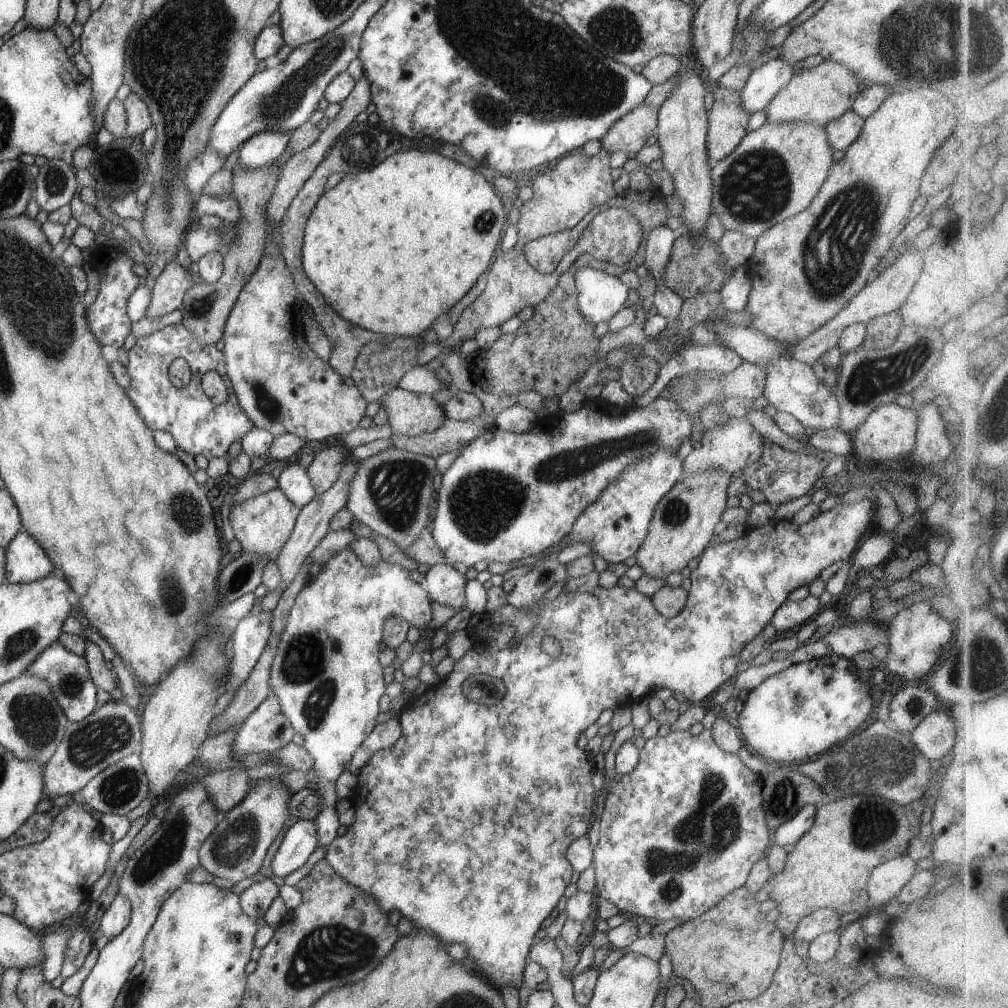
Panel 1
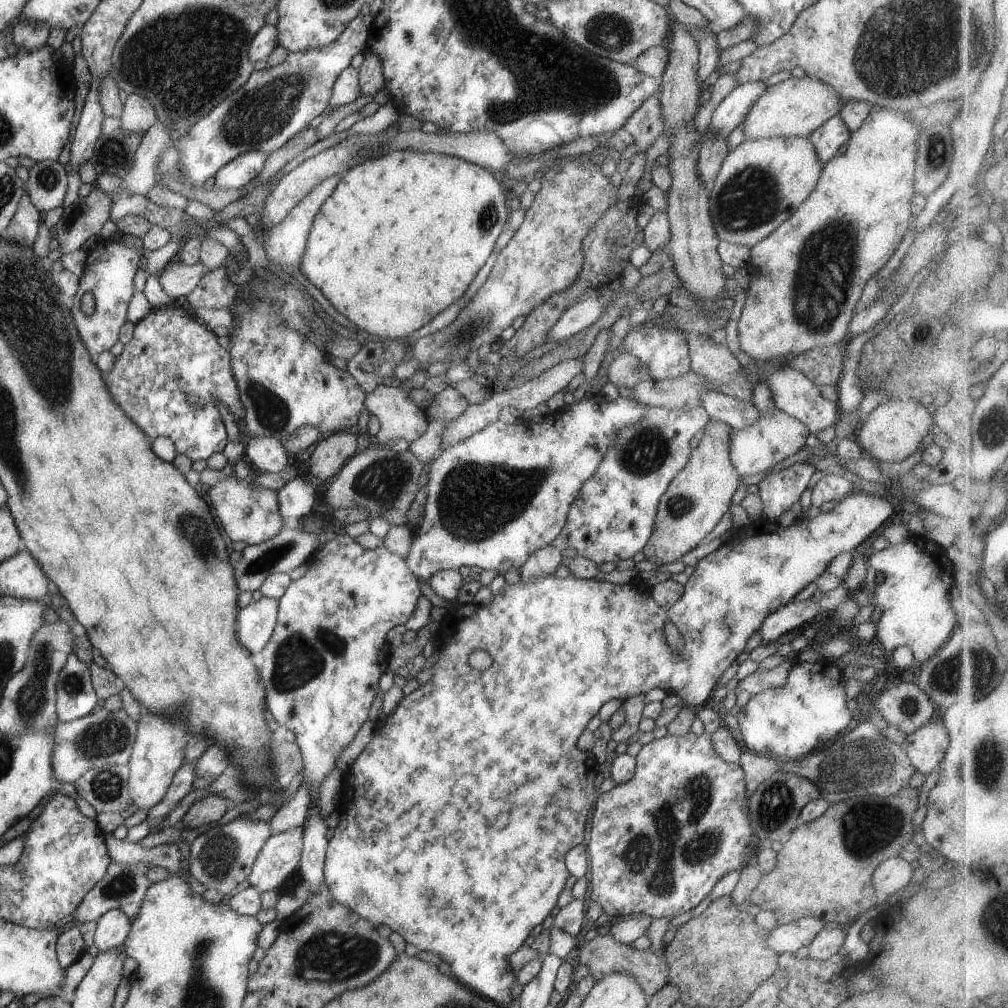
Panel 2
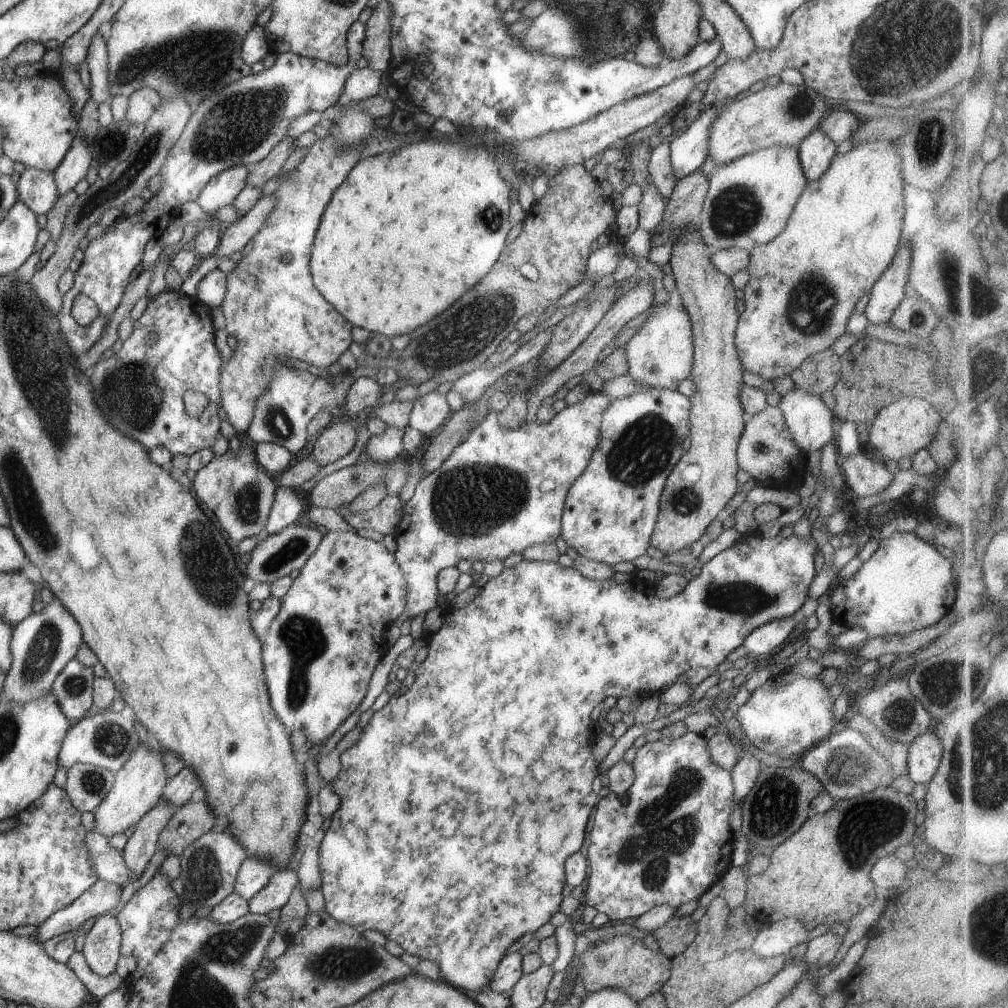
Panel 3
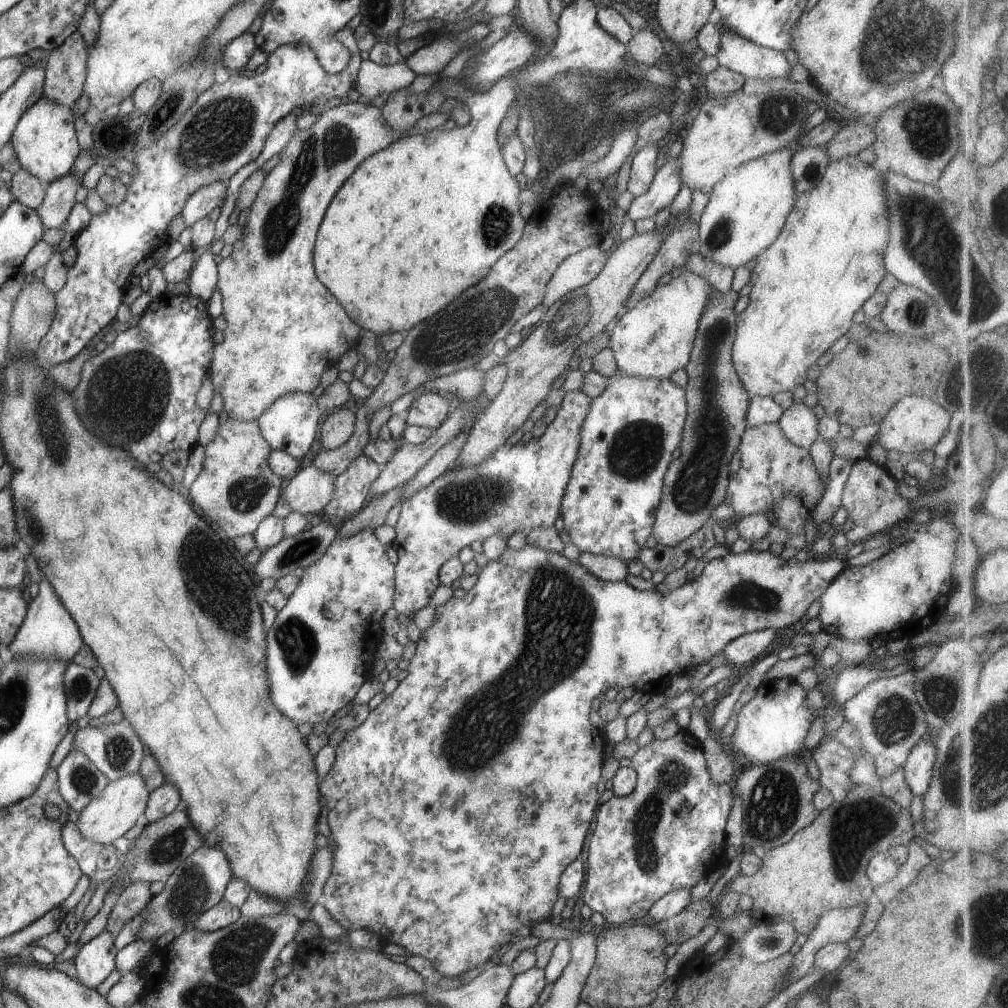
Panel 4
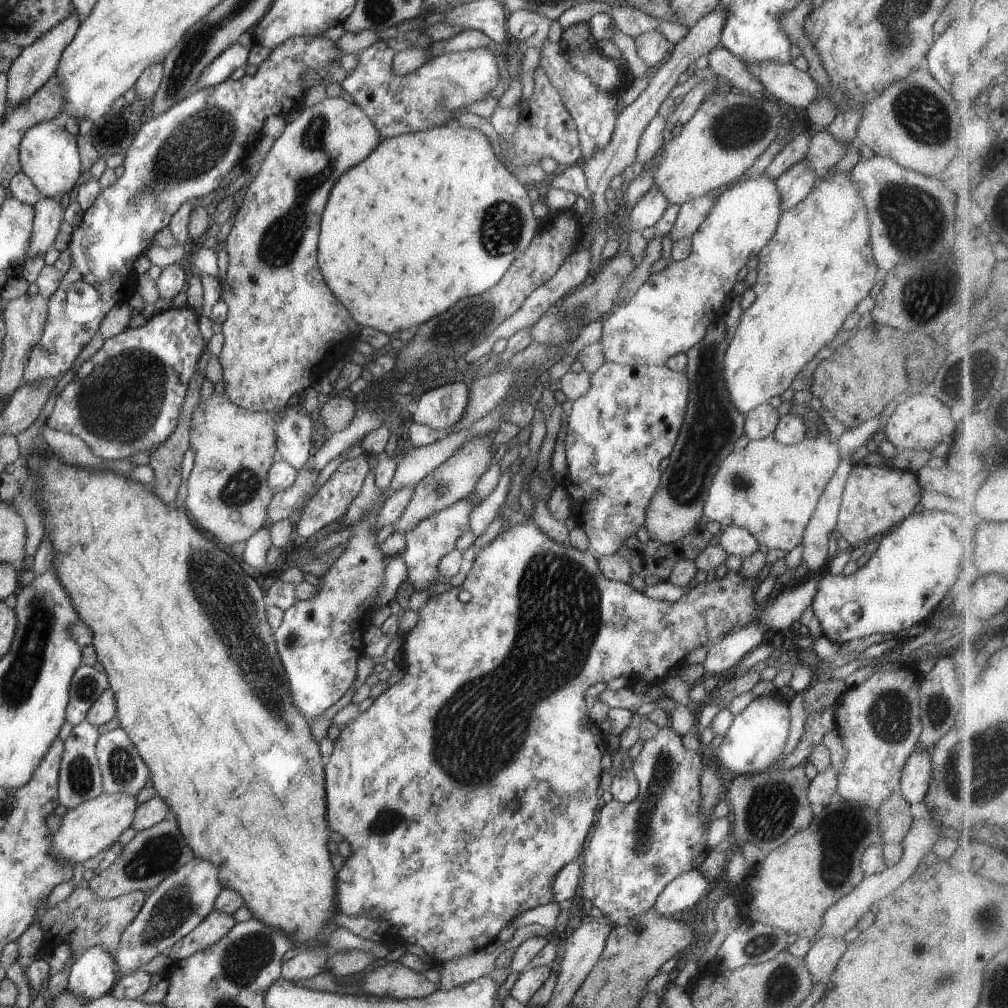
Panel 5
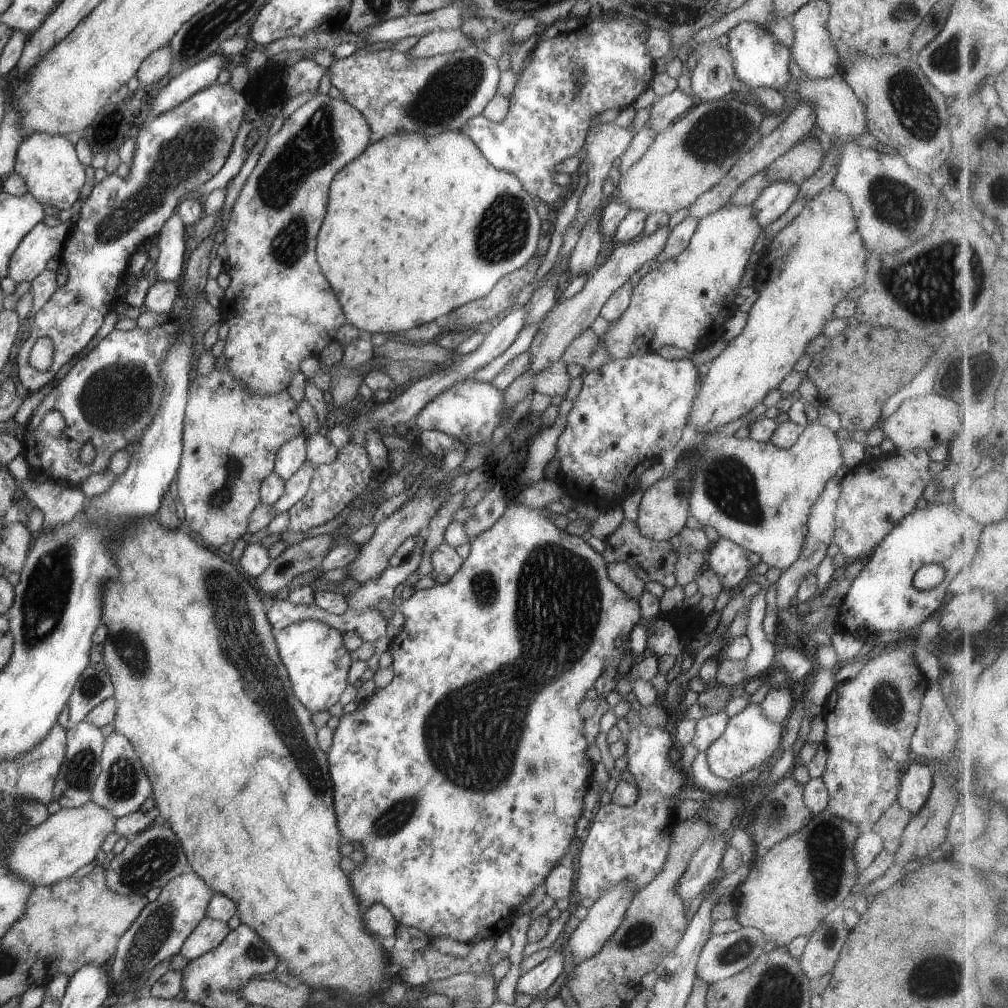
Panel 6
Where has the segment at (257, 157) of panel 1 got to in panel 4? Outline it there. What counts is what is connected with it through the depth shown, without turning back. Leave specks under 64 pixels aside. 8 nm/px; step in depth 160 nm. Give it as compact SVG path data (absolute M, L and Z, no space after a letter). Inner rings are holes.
M216 182L192 194L180 212L186 229L192 227L198 220L206 218L217 206L222 207L228 188L227 182Z

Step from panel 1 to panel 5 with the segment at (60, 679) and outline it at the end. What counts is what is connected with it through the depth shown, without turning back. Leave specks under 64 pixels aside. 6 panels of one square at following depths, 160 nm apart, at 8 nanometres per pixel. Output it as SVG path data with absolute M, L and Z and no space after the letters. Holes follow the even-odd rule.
M82 664L73 677L66 720L73 726L85 721L89 710L108 689L109 678L106 674L99 672L94 666Z

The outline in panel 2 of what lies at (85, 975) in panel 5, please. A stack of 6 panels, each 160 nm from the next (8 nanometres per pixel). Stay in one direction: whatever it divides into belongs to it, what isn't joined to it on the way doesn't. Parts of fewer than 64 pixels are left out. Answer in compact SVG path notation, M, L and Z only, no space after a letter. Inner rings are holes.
M118 908L110 910L110 913L102 915L102 918L96 921L94 946L98 948L98 952L116 950L118 946L125 944L130 933L130 920L124 911Z

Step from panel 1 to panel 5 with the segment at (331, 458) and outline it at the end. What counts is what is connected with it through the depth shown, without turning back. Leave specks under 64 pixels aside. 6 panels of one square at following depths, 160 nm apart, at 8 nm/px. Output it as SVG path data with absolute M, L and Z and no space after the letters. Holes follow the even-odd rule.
M333 393L322 401L324 407L320 410L320 418L329 433L339 432L350 426L356 412L350 399L342 394Z

